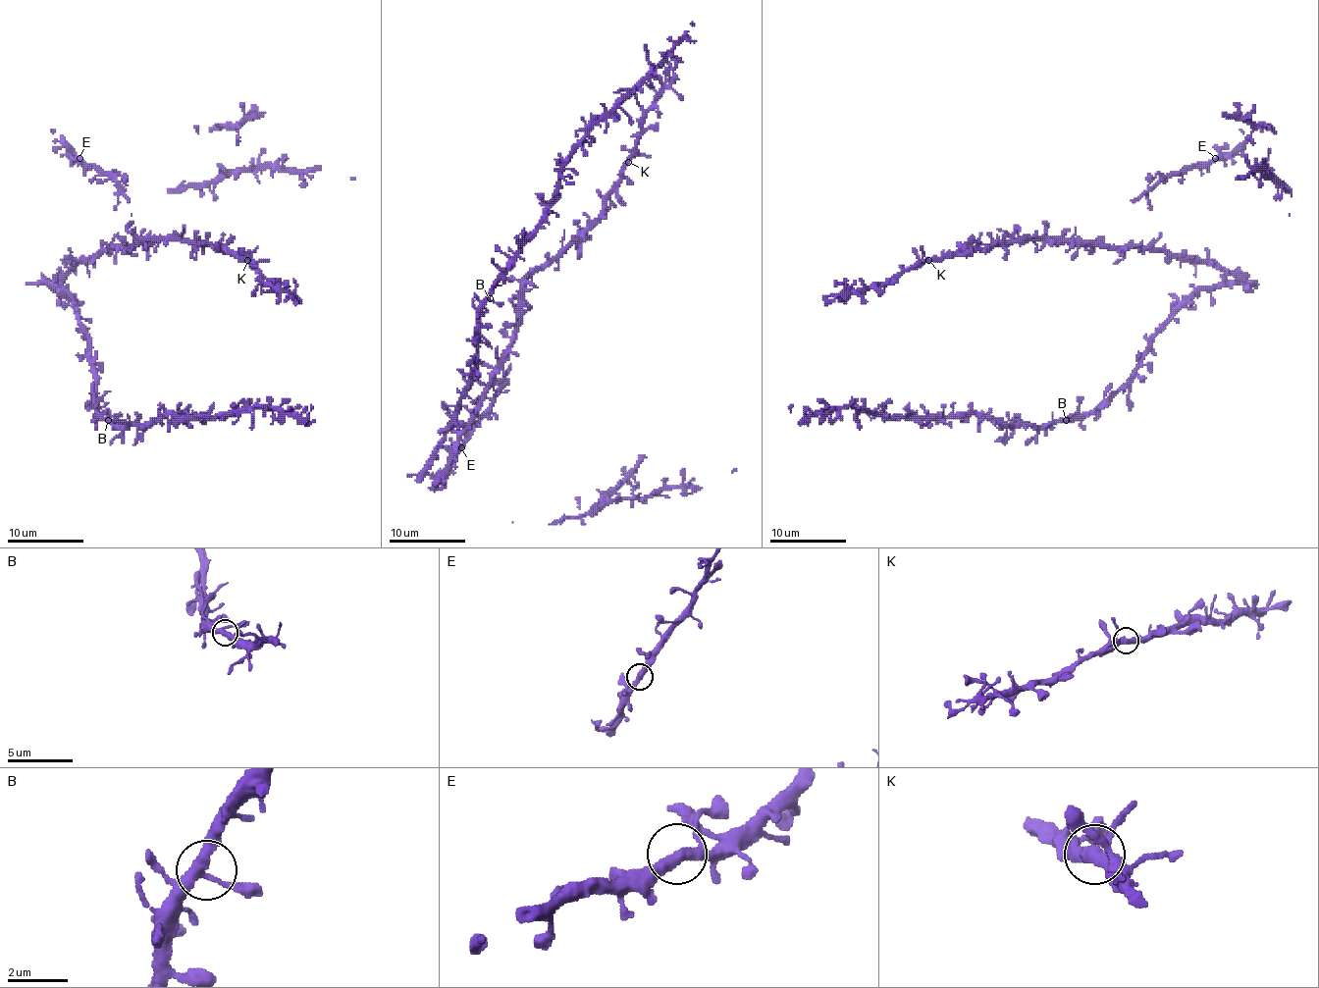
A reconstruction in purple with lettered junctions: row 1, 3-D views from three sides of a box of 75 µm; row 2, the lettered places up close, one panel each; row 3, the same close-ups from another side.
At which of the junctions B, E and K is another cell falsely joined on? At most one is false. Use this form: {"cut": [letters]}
{"cut": []}

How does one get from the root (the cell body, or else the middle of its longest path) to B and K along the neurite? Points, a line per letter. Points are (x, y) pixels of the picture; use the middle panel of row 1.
B: (428, 472), (428, 459), (453, 421), (459, 399), (470, 383), (476, 363), (476, 327), (482, 306), (490, 298)
K: (428, 472), (442, 474), (510, 342), (522, 284), (601, 215), (605, 195), (629, 161)

